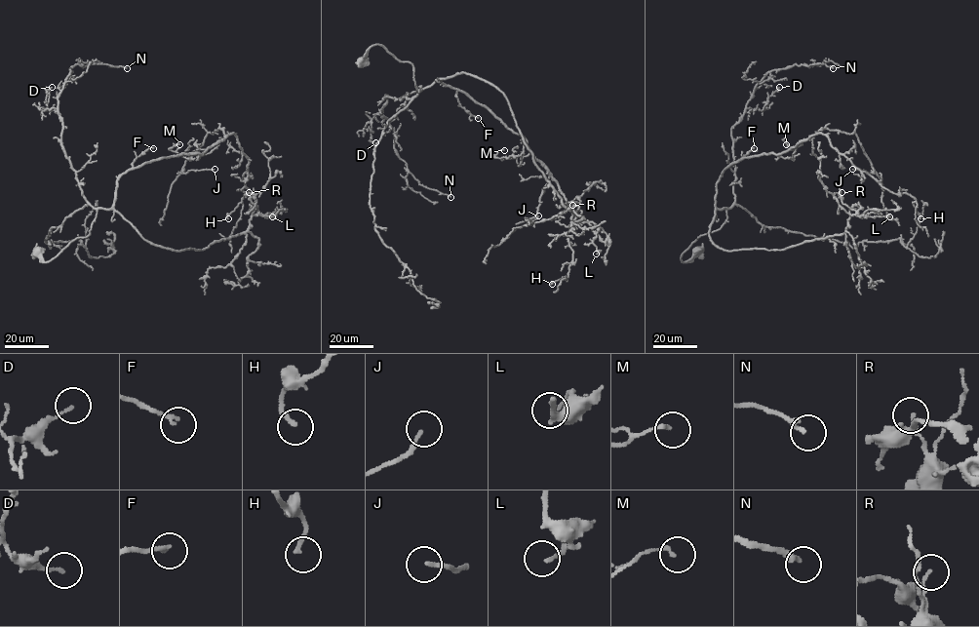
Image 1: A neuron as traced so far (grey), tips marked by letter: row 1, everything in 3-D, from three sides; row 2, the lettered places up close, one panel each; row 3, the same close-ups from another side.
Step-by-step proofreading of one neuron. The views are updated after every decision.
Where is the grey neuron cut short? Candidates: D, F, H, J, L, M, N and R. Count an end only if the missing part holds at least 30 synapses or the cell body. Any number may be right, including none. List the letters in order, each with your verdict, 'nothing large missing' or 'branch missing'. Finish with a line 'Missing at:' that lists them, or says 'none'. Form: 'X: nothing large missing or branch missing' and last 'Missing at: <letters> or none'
D: nothing large missing
F: nothing large missing
H: nothing large missing
J: nothing large missing
L: nothing large missing
M: nothing large missing
N: branch missing
R: nothing large missing
Missing at: N

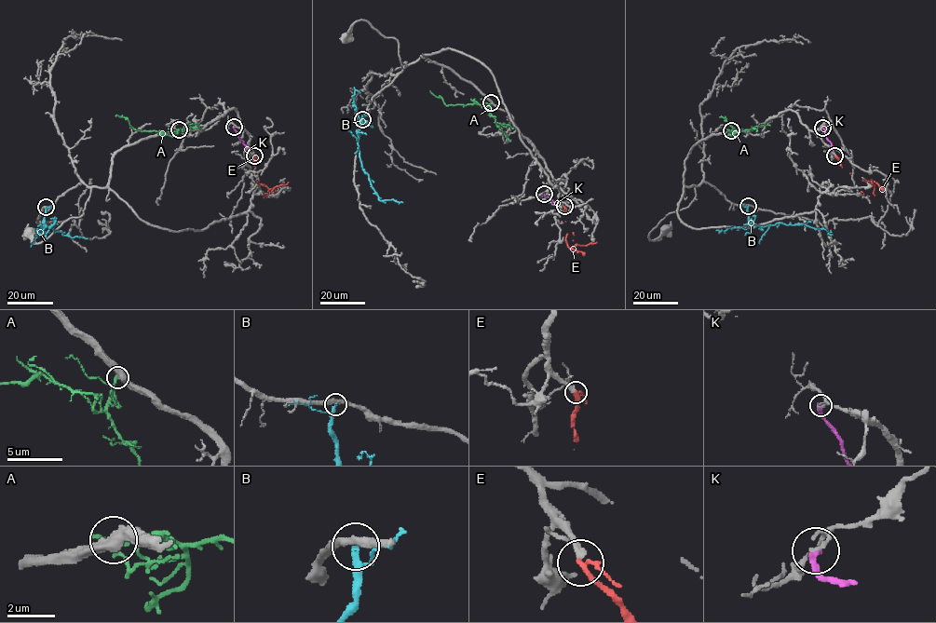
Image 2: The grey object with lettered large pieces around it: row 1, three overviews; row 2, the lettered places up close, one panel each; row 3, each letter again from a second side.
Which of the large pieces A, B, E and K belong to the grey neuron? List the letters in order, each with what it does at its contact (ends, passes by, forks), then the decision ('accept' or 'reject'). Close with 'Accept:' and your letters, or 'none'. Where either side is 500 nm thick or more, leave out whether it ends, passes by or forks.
A: it ends there; reject
B: it passes by; reject
E: it passes by; accept
K: it ends there; reject
Accept: E

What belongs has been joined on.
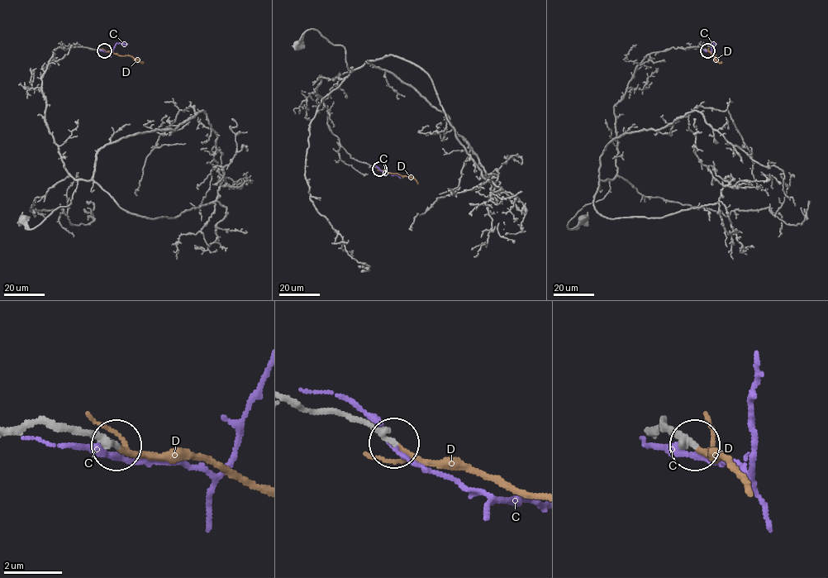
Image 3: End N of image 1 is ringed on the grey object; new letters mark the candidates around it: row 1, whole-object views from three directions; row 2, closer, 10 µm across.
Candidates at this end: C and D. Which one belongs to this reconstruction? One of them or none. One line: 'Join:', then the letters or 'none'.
Join: D

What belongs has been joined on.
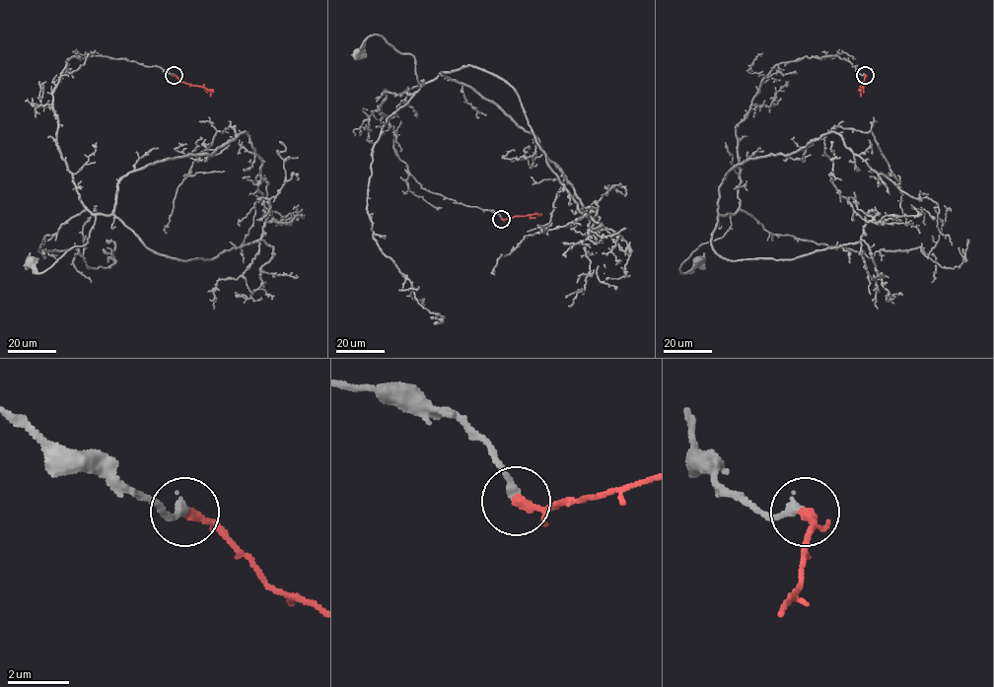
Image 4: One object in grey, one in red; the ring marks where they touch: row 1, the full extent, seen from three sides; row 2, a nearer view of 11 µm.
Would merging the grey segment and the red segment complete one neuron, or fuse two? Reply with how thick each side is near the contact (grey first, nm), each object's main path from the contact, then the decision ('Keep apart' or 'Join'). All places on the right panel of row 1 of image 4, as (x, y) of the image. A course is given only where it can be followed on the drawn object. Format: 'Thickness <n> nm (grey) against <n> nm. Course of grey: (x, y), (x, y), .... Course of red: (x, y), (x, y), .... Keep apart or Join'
Thickness 280 nm (grey) against 320 nm. Course of grey: (865, 75), (838, 56), (804, 56), (762, 80), (736, 126), (740, 207), (722, 237), (679, 270), (698, 260). Course of red: (865, 75), (859, 89), (860, 97). Join

